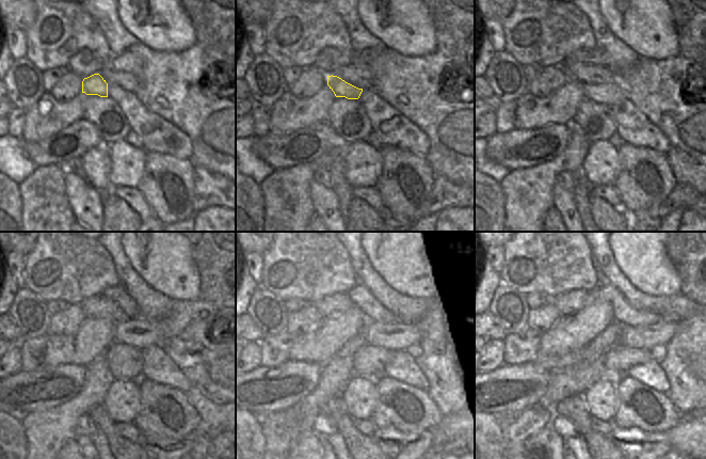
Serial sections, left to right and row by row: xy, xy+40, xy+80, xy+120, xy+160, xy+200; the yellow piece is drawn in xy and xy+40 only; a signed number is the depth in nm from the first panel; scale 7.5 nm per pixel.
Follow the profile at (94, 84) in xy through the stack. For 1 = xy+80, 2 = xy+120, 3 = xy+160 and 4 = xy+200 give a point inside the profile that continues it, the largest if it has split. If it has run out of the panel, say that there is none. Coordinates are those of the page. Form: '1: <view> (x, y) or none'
1: xy+80 (610, 94)
2: xy+120 (139, 332)
3: xy+160 (397, 336)
4: xy+200 (634, 336)

